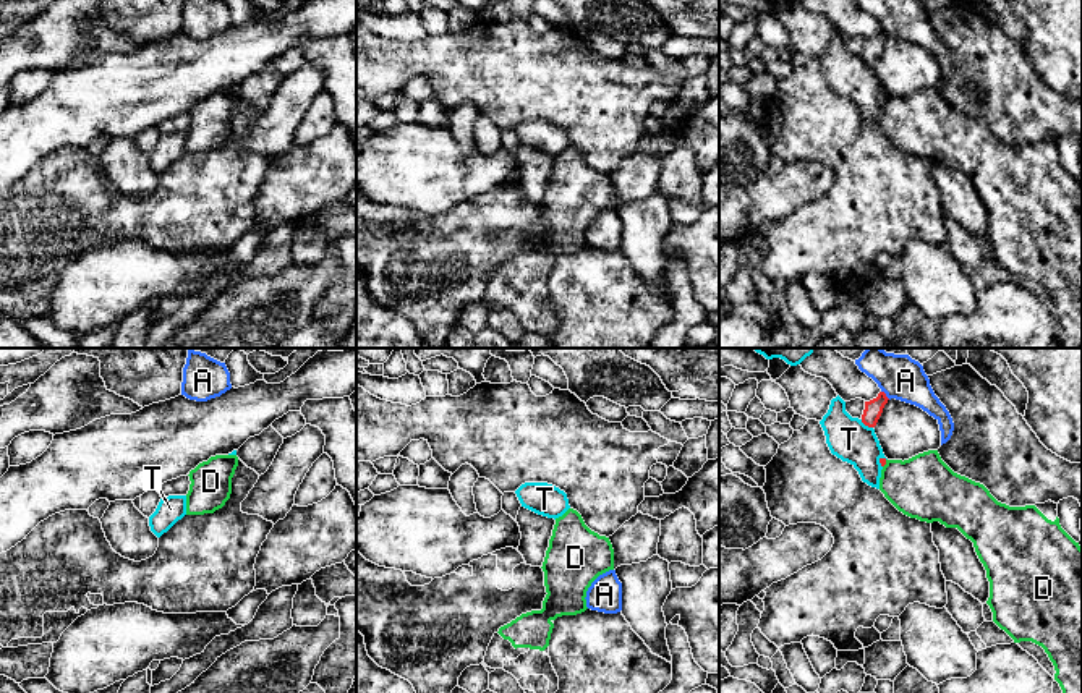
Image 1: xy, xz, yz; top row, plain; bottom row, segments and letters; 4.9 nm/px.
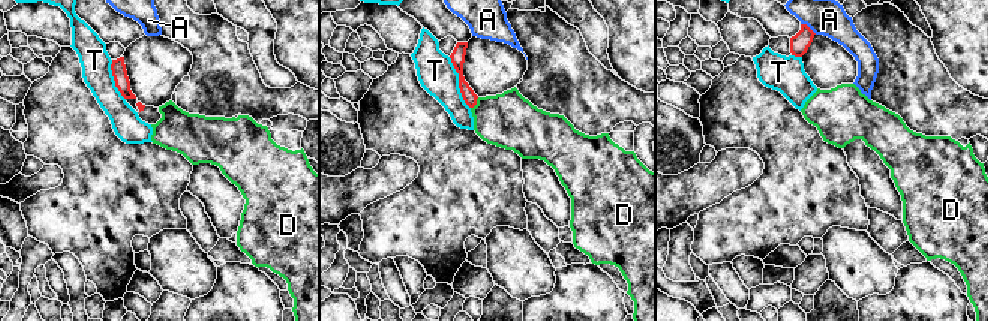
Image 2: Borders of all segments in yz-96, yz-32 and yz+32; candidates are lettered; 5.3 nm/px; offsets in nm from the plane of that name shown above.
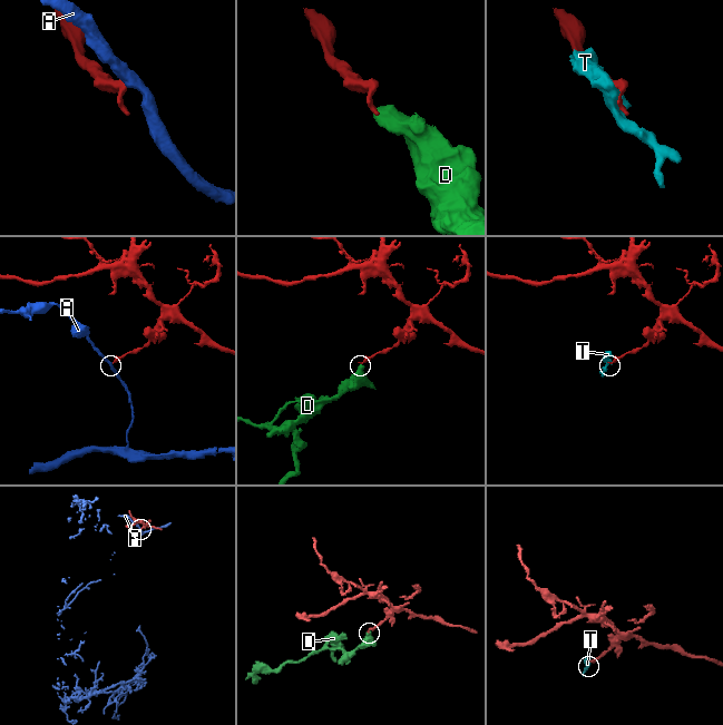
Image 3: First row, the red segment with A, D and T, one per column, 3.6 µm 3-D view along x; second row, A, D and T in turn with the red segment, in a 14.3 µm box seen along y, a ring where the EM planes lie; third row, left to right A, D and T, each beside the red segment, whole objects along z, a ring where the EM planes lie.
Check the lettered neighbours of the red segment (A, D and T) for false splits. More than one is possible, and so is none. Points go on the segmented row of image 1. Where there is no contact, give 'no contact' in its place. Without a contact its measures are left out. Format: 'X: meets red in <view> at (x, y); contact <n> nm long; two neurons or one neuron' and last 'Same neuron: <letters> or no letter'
A: meets red in yz at (885, 395); contact 60 nm long; two neurons
D: meets red in yz at (885, 463); contact 40 nm long; two neurons
T: meets red in yz at (867, 425); contact 80 nm long; two neurons
Same neuron: no letter

